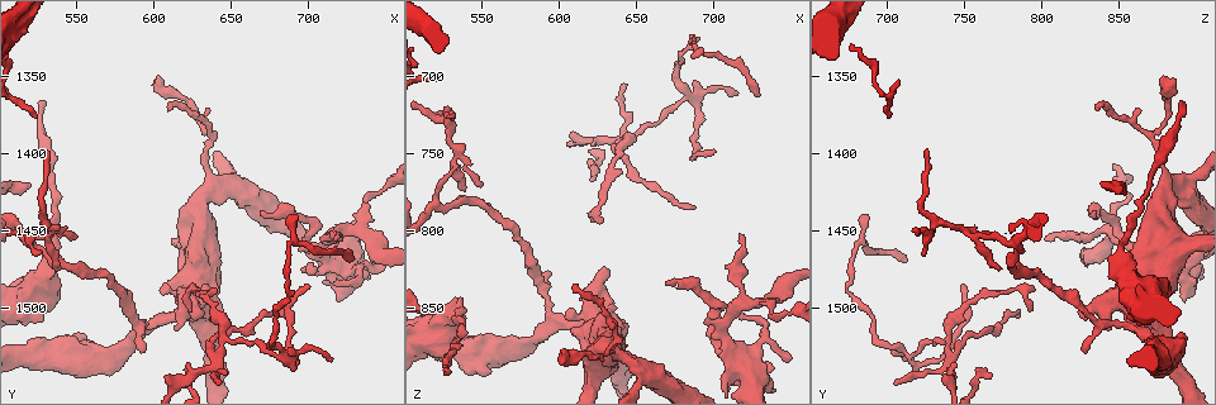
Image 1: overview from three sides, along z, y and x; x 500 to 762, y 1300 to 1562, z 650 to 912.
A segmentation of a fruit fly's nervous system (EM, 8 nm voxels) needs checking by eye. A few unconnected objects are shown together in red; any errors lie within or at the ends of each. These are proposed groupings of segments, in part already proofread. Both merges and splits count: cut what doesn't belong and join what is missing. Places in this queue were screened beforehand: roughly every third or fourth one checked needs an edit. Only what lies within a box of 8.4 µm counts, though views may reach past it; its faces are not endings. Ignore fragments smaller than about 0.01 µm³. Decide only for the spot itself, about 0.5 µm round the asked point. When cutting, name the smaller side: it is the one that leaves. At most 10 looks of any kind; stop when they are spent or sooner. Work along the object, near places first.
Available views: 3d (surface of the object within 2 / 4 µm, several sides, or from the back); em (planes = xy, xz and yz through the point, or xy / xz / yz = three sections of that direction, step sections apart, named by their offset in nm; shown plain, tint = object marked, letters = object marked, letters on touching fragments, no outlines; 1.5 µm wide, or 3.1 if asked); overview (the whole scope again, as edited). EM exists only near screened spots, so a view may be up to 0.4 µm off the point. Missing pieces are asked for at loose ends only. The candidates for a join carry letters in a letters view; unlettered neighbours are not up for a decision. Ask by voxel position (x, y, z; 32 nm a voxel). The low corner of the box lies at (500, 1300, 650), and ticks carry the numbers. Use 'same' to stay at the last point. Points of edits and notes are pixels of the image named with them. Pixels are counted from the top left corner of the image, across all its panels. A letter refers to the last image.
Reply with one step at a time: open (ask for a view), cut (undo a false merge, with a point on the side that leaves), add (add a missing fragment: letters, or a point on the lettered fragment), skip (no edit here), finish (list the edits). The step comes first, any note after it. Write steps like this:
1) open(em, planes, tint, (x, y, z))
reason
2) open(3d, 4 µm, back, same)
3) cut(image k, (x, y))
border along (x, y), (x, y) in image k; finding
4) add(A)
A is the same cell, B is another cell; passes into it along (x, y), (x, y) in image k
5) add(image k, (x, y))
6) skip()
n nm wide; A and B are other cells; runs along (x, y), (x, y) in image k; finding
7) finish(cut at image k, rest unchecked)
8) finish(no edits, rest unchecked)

open(em, planes, plain, (686, 1504, 786))
thin end

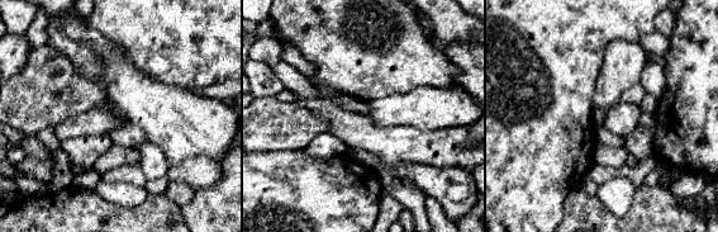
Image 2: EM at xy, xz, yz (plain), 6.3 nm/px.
open(em, planes, tint, same)

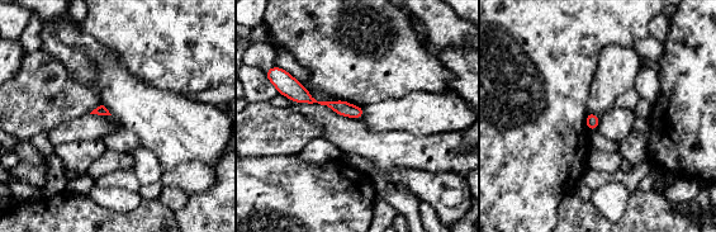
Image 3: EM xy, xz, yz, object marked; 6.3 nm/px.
open(em, planes, letters, same)

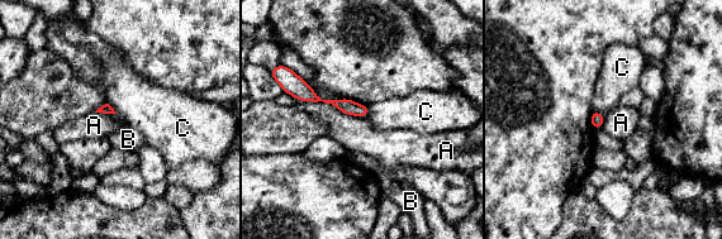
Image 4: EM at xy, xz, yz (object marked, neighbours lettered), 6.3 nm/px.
skip()
A, B and C are other cells; runs along (293, 90), (365, 111) in image 4; none of them fits

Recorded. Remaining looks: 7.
open(em, planes, letters, (598, 1510, 856))
arms part here

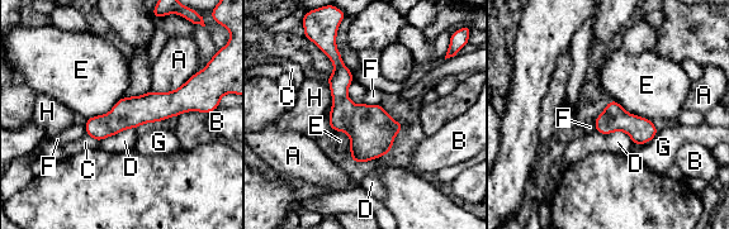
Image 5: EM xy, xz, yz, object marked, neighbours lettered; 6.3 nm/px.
skip()
A, B, C, D, E, F, G and H are other cells; runs along (197, 104), (151, 106), (88, 127) in image 5; all the same neuron

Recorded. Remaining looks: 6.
open(3d, 4 µm, (734, 1482, 886))
an open end

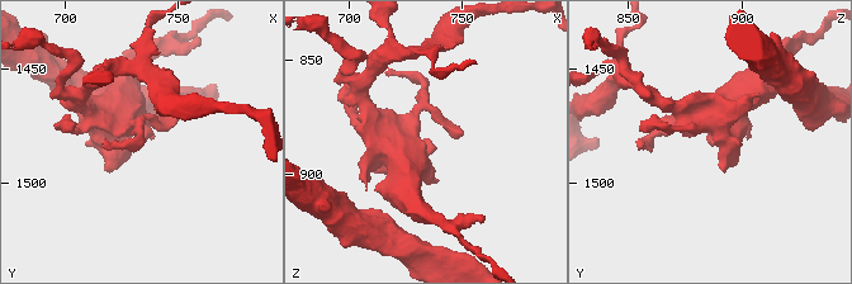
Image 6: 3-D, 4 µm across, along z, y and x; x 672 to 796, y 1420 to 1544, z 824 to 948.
open(em, planes, letters, (737, 1482, 886))

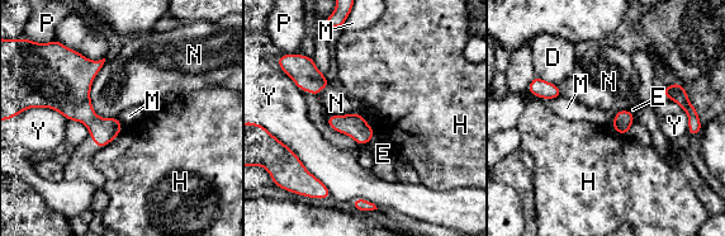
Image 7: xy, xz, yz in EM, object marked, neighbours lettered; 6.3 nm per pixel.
skip()
D, E, H, M, N, P and Y are other cells; border along (121, 132), (98, 150) in image 7; no lettered fragment goes on from it

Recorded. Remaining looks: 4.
open(3d, 4 µm, back, (672, 1440, 832))
an open end

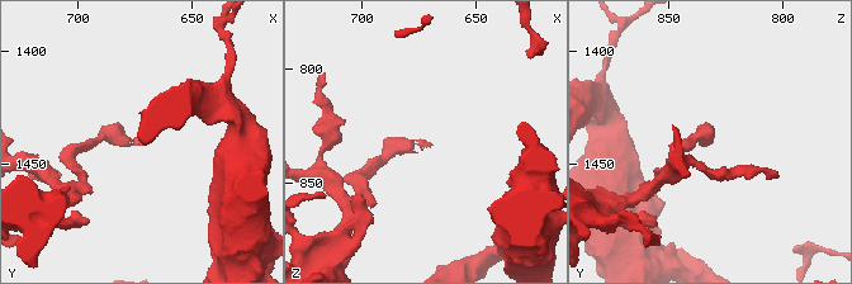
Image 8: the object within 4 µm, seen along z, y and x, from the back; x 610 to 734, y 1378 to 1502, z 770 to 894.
open(em, xz, step 8, tint, (670, 1440, 832))

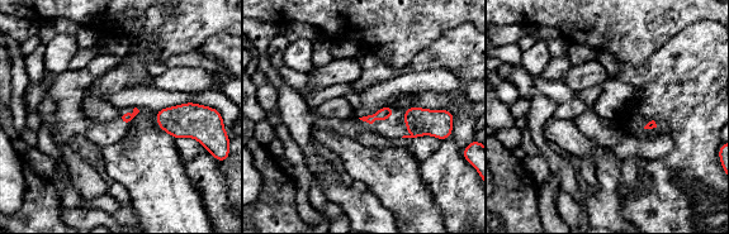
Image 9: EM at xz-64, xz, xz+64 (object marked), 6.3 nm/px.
open(em, planes, letters, same)

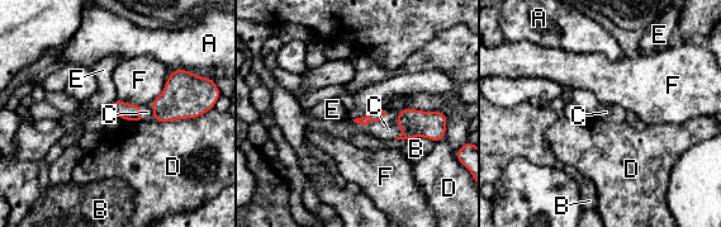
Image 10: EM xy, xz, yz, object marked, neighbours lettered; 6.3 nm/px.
add(C)
C is the same cell, A, B, D, E and F are other cells; passes into it along (378, 114), (373, 121), (388, 129) in image 10; it goes on there

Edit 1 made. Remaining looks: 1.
finish(add at image 10, rest unchecked)

